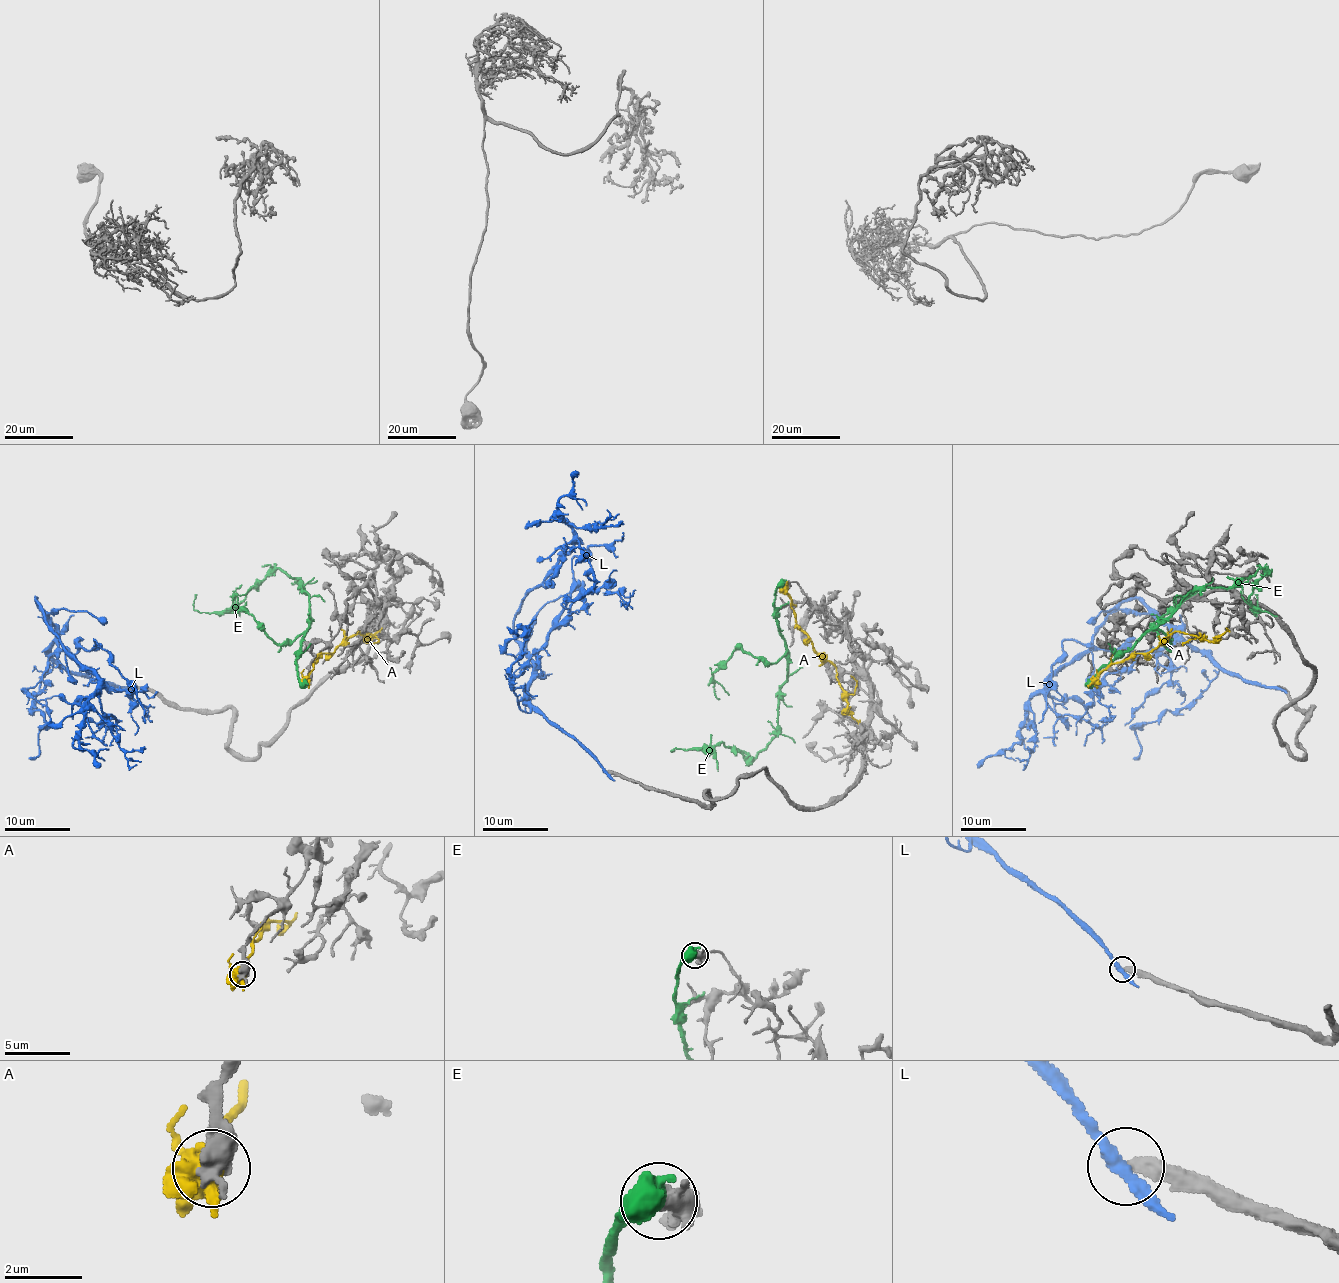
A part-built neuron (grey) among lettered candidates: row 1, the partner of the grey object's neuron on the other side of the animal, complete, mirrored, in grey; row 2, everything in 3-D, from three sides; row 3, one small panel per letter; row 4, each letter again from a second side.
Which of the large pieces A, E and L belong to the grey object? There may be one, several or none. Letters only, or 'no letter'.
no letter

